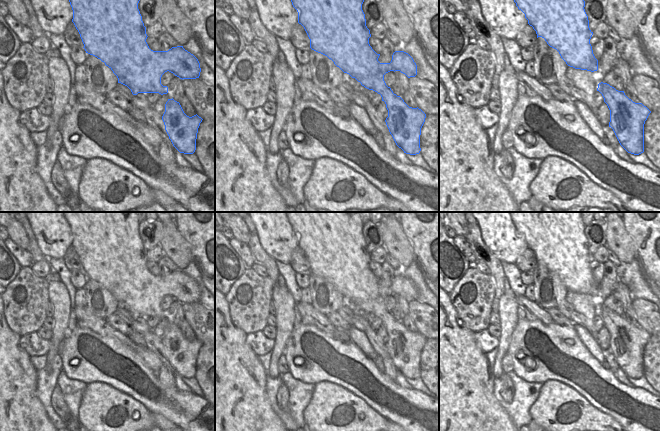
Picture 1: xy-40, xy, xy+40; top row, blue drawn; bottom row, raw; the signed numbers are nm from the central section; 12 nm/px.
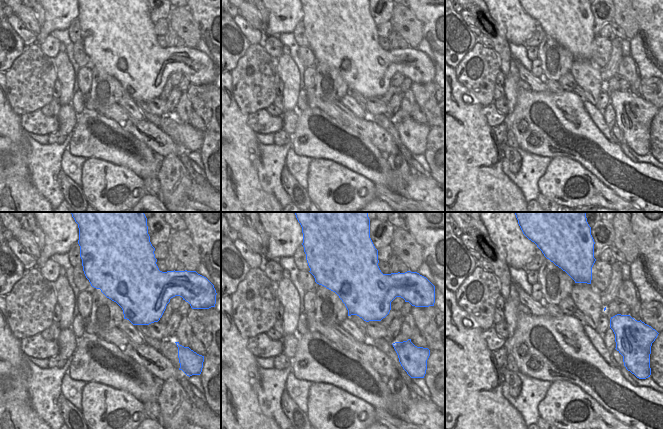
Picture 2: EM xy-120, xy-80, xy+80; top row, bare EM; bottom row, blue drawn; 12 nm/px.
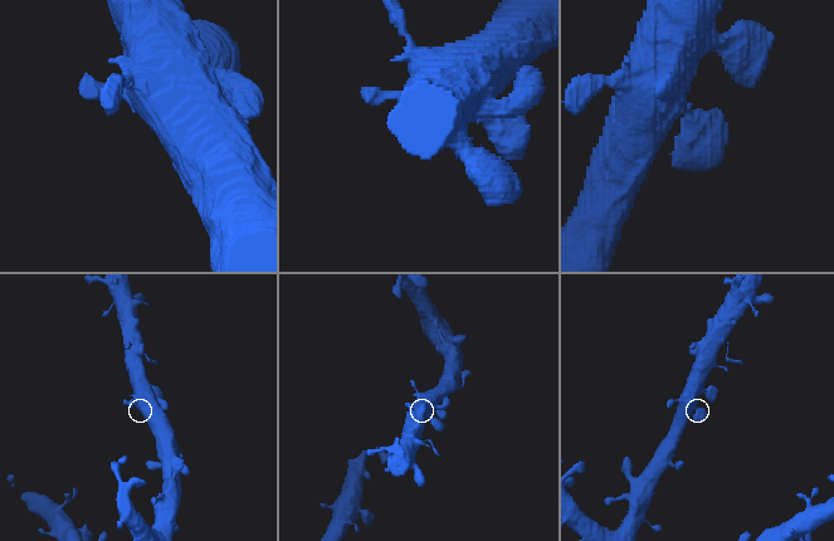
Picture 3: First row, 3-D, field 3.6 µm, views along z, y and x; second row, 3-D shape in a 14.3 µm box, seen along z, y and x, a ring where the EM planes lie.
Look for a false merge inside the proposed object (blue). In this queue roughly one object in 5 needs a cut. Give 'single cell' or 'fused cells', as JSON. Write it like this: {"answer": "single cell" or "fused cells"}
{"answer": "single cell"}

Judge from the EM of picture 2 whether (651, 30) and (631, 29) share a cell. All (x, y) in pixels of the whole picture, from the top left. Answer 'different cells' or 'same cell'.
different cells

